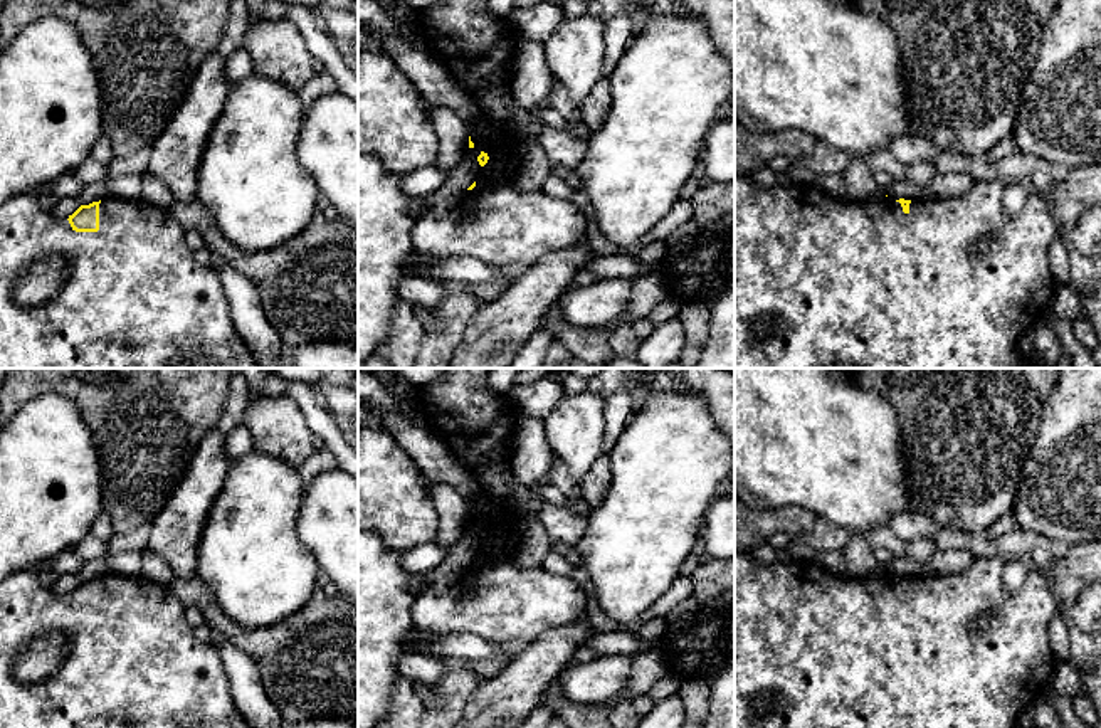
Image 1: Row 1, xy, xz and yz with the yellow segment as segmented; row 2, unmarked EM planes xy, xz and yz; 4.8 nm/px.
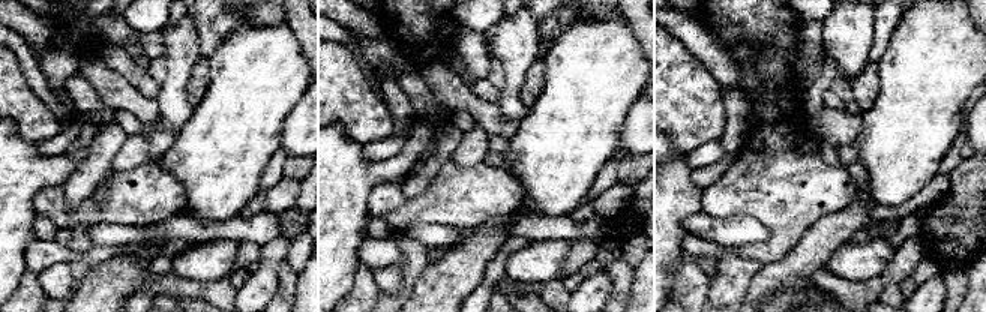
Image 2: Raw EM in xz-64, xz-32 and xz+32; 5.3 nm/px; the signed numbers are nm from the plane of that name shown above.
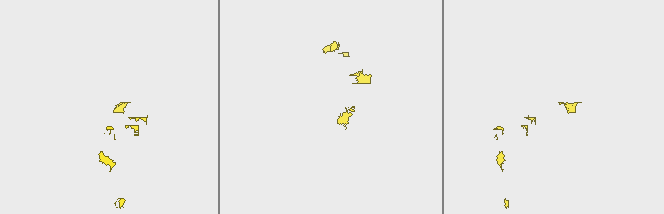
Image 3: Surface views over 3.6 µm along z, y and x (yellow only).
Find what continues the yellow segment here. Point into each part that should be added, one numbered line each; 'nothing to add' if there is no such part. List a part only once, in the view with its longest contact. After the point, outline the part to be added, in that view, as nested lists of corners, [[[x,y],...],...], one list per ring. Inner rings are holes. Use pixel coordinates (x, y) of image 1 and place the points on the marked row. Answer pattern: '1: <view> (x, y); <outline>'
1: xy (135, 296); [[[40,188],[0,205],[0,368],[262,368],[230,321],[217,271],[195,259],[171,208],[106,197],[99,230],[76,232],[40,205]],[[50,257],[67,264],[59,293],[42,304],[18,303],[13,291],[25,271]]]

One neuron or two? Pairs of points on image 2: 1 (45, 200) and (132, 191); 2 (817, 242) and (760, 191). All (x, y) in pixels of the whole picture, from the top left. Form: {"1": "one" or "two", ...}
{"1": "one", "2": "two"}

